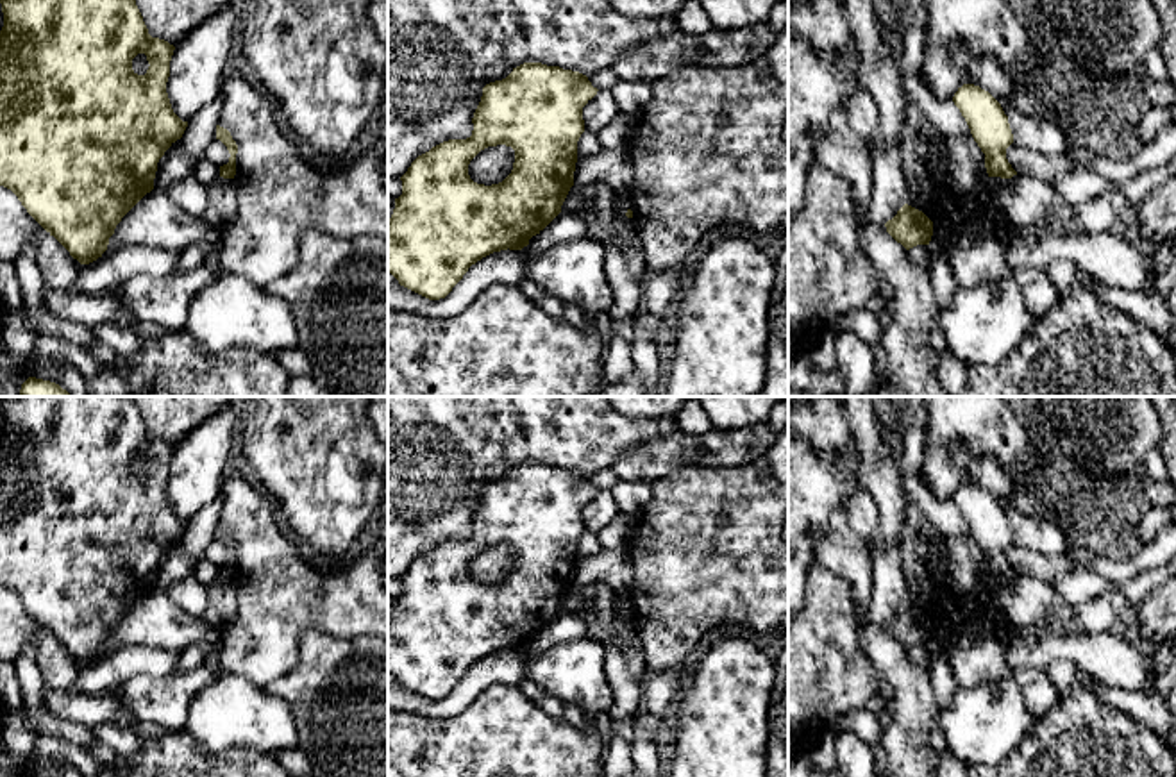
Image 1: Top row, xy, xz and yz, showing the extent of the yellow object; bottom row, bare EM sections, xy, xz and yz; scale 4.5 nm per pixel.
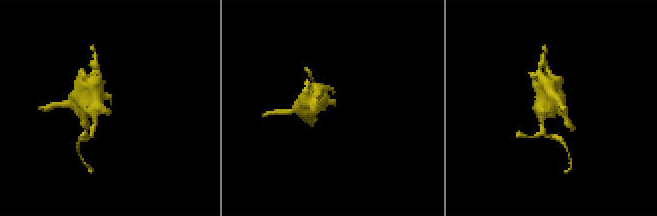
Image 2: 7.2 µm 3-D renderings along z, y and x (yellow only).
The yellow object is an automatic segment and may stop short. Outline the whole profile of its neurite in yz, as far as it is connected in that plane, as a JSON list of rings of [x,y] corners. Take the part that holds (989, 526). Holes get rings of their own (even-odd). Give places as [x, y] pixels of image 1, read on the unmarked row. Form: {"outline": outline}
{"outline": [[[974,484],[958,488],[953,502],[985,554],[988,577],[1012,579],[1017,575],[1006,559],[1006,548],[1013,543],[1013,534],[1001,504],[988,491]]]}

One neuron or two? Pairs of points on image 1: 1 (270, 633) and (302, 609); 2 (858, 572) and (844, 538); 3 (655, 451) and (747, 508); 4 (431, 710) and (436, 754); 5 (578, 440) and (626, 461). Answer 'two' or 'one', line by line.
1: one
2: one
3: two
4: two
5: two

